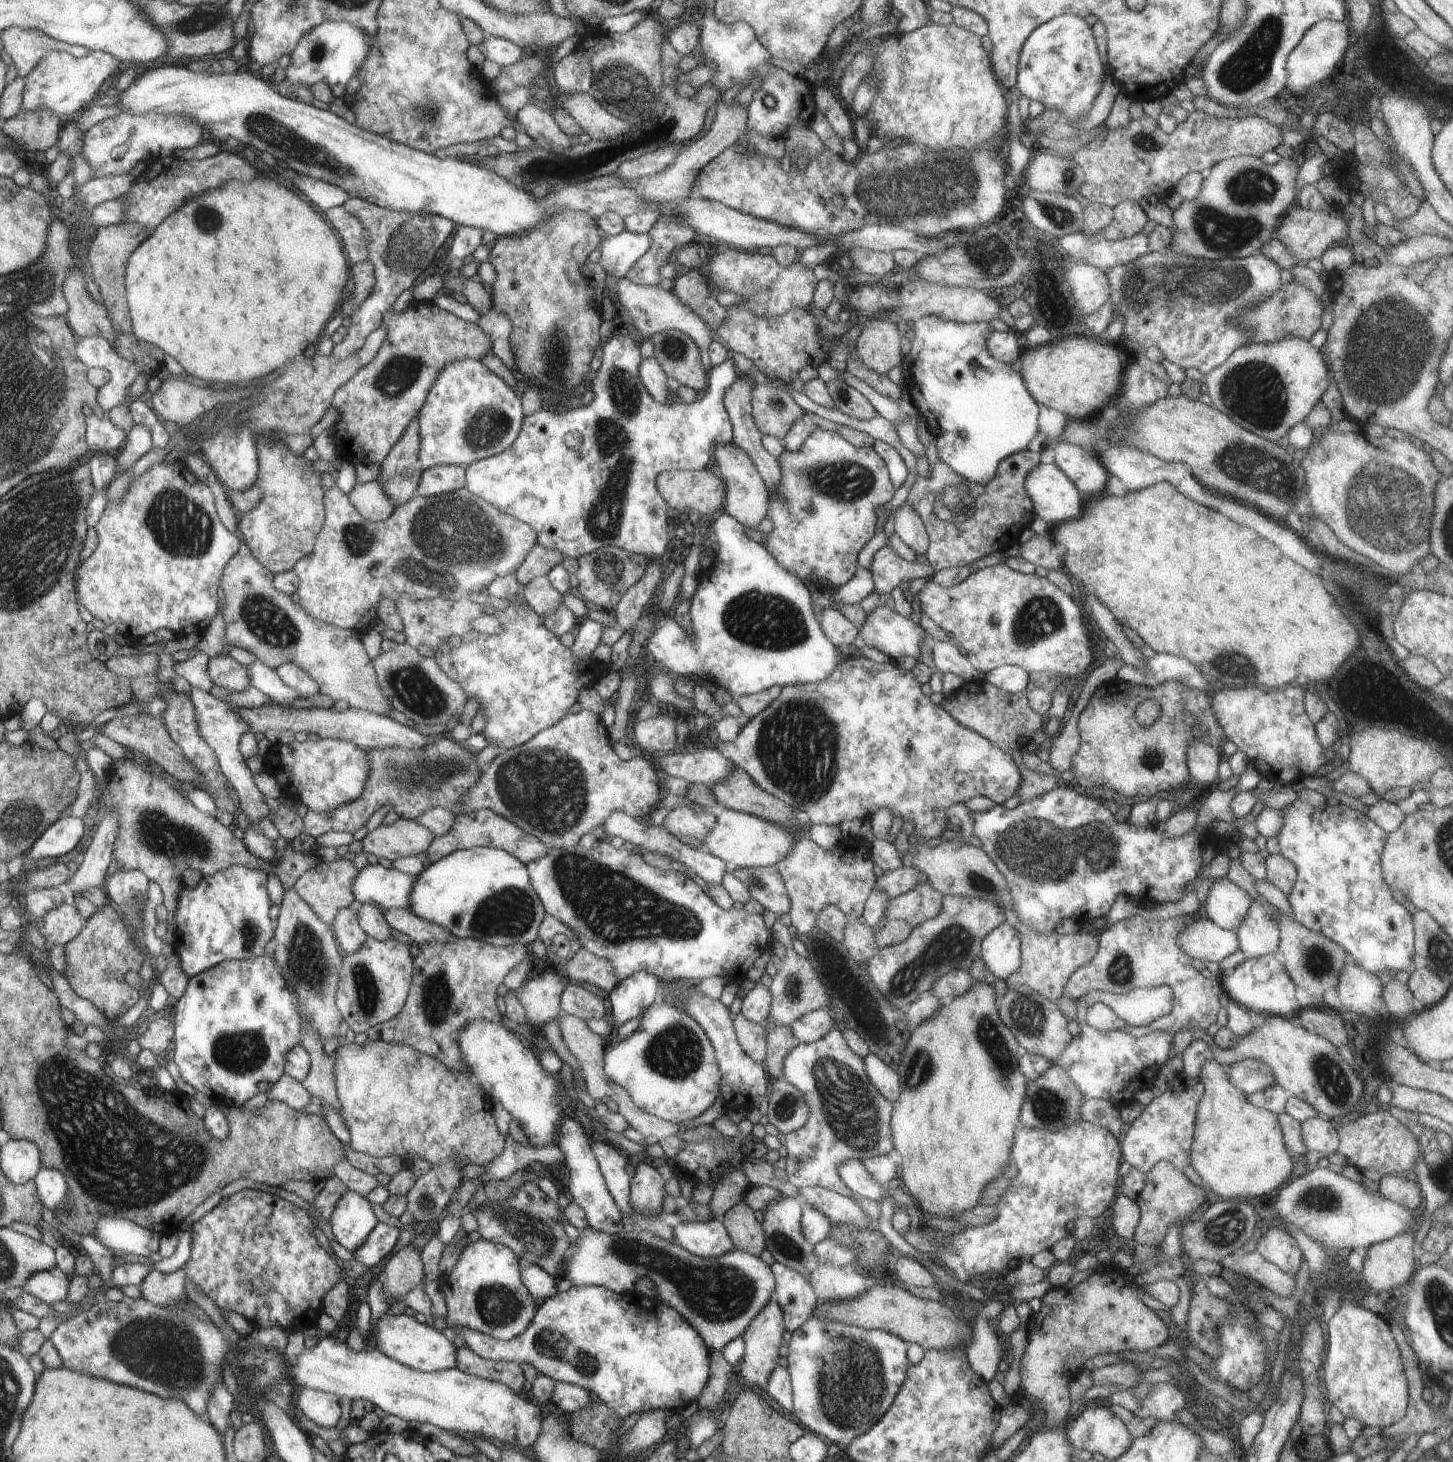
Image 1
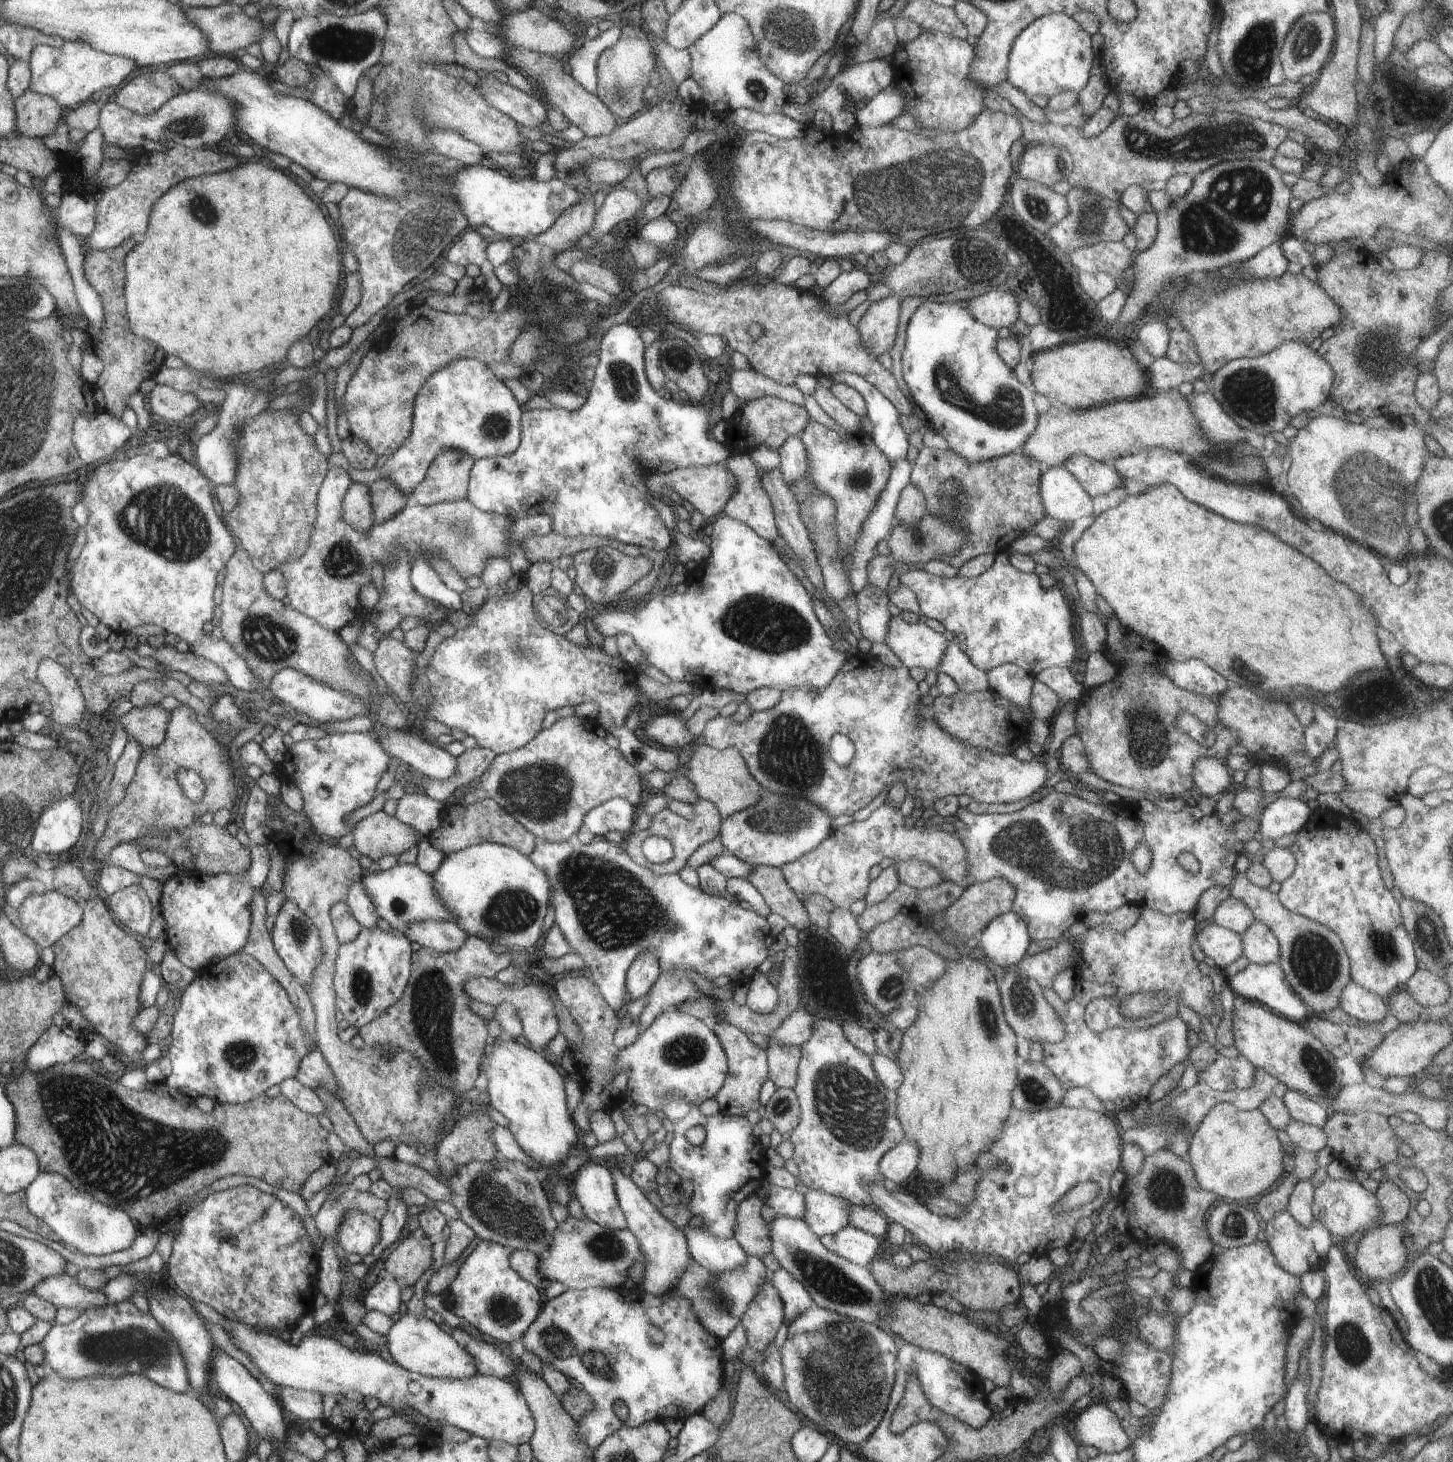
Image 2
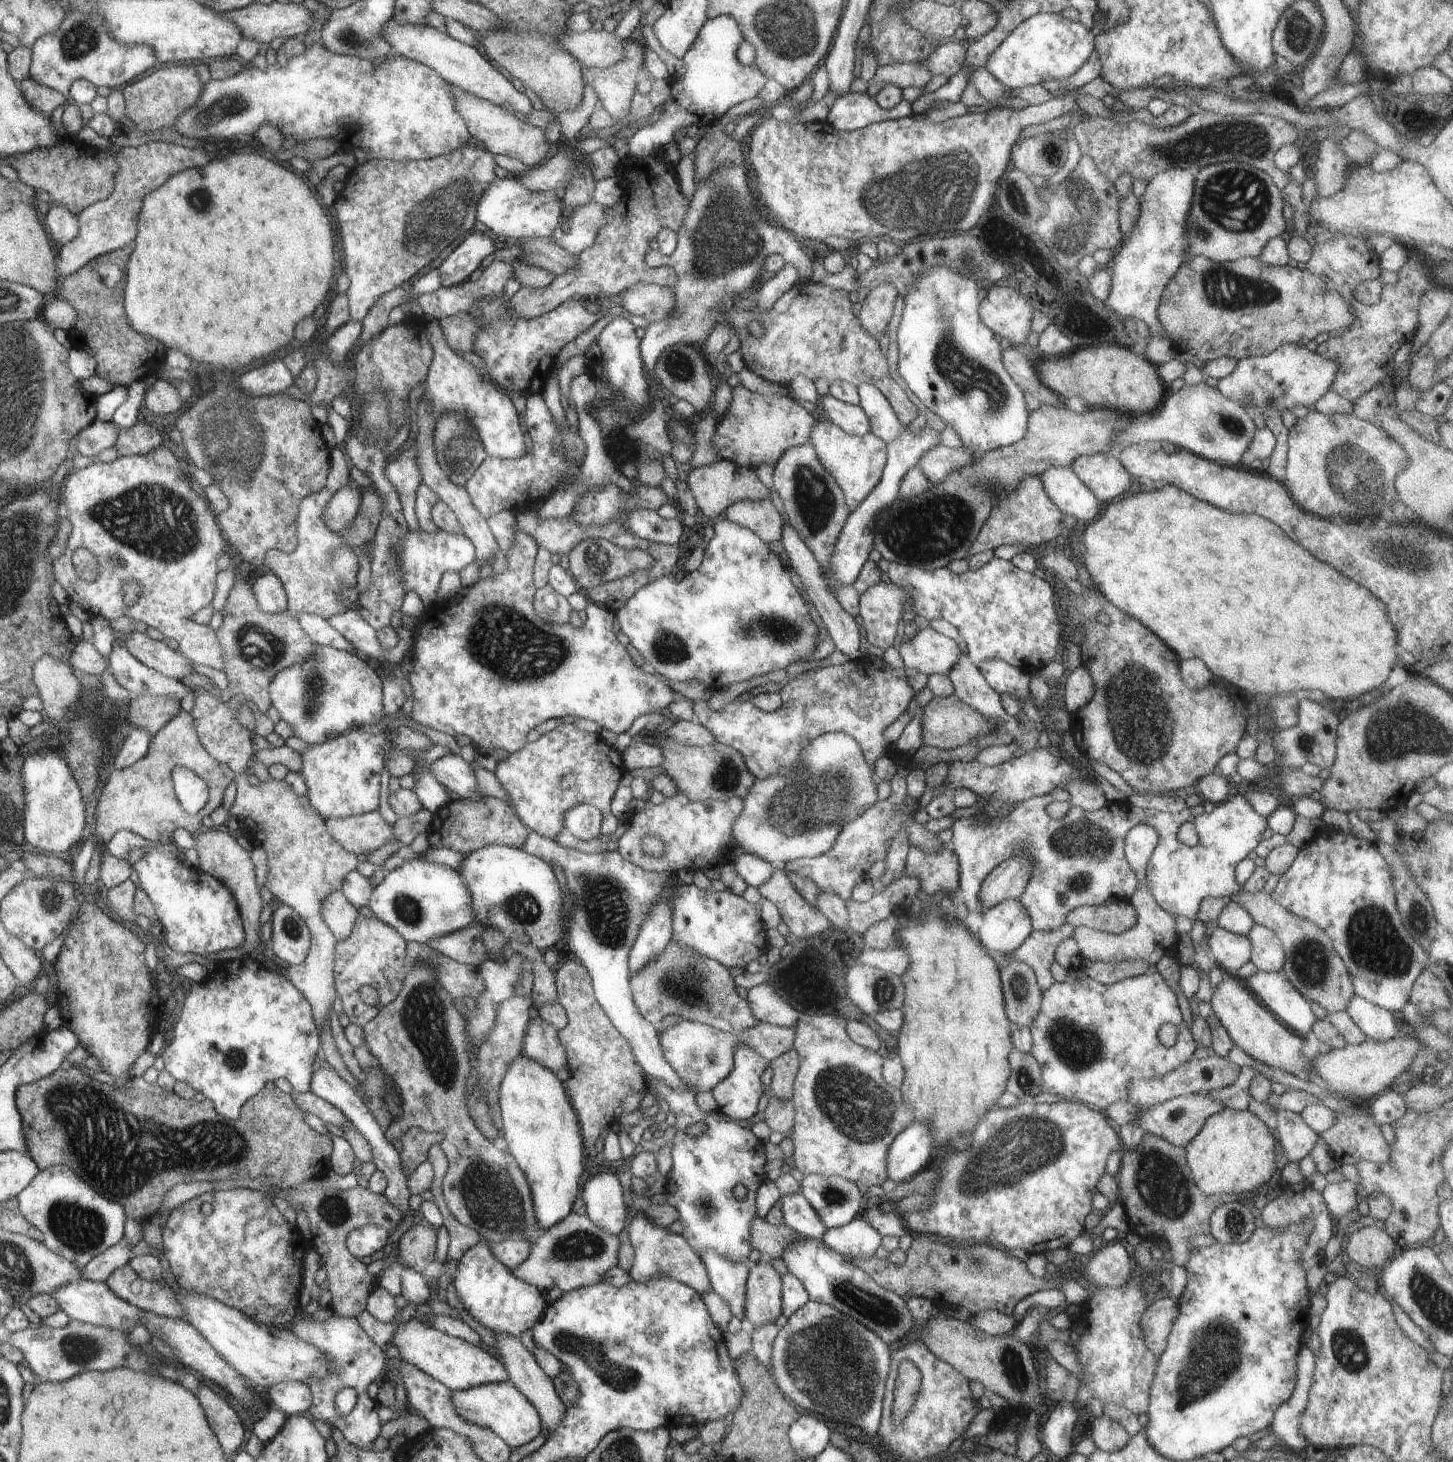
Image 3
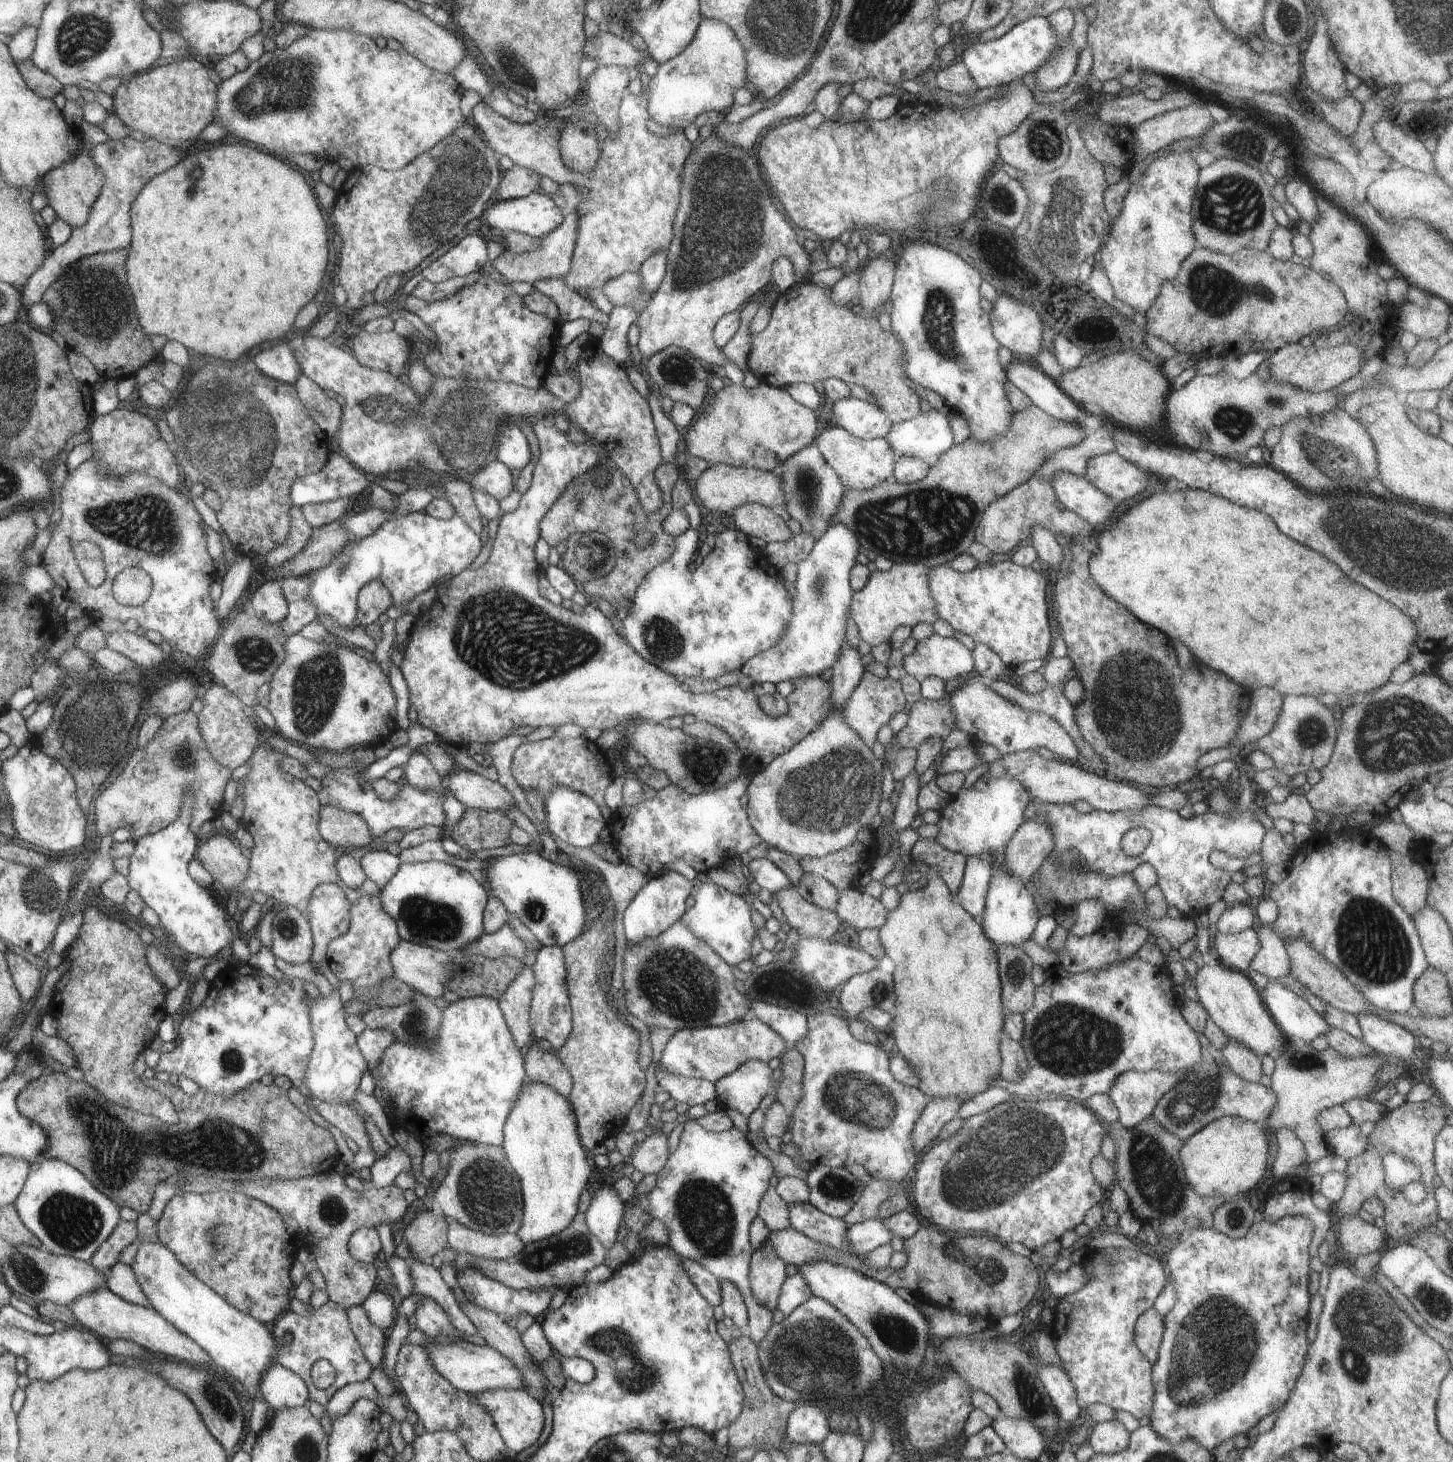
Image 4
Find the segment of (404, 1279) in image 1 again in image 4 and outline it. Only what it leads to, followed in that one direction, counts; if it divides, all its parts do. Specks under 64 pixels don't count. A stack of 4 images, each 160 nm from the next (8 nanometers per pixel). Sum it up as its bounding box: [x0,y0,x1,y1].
[404,1209,448,1262]

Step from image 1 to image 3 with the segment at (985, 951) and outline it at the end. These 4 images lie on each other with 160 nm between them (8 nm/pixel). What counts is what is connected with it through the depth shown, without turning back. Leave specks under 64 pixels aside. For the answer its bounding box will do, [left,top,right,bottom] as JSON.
[978,899,1033,955]

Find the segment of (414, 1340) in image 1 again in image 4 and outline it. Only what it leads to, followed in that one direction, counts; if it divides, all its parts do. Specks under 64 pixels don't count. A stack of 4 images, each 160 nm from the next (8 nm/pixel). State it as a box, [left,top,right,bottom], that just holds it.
[426,1340,523,1395]

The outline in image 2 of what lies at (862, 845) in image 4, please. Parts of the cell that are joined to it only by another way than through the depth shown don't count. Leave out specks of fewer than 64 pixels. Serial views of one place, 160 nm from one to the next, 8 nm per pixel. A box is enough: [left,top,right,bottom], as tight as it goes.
[782,804,972,911]

